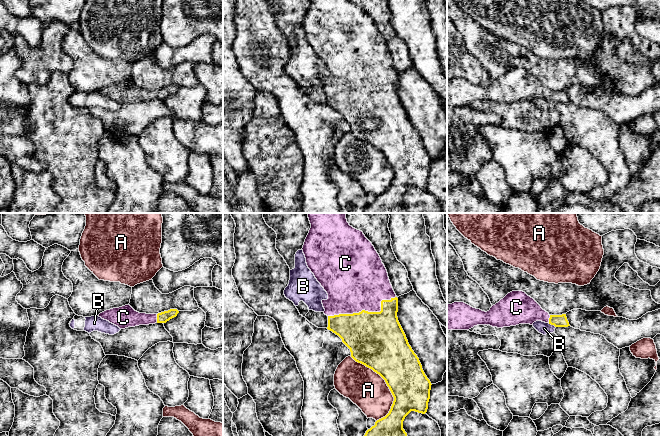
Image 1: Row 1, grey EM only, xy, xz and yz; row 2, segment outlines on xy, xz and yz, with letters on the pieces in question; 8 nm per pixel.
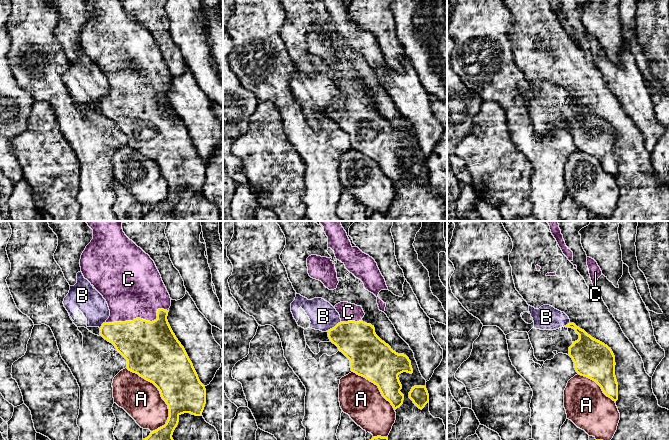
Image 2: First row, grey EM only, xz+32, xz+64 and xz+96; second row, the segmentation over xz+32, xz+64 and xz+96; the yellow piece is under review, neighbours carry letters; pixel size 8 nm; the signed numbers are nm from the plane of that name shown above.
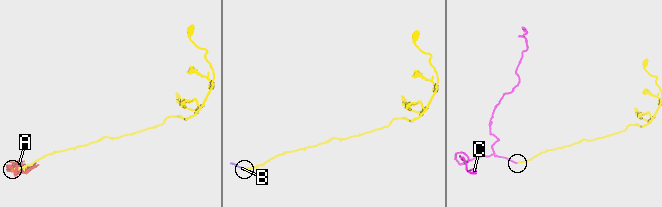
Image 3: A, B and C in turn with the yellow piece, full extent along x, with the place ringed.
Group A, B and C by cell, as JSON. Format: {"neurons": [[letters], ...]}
{"neurons": [["A"], ["B"], ["C"]]}

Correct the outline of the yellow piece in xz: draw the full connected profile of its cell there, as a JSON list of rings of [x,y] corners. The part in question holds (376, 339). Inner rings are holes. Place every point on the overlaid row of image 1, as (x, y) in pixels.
[[[345,213],[307,214],[311,228],[302,250],[308,268],[328,294],[328,299],[322,300],[324,314],[328,316],[327,329],[342,339],[356,362],[372,369],[385,380],[394,397],[389,413],[377,420],[364,436],[407,436],[403,429],[403,421],[411,411],[422,414],[427,412],[432,384],[398,321],[398,298],[390,283],[387,270],[372,243],[362,231],[349,225]]]

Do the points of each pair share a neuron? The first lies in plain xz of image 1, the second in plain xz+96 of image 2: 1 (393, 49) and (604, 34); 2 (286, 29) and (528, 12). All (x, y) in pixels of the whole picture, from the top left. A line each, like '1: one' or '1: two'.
1: one
2: one

